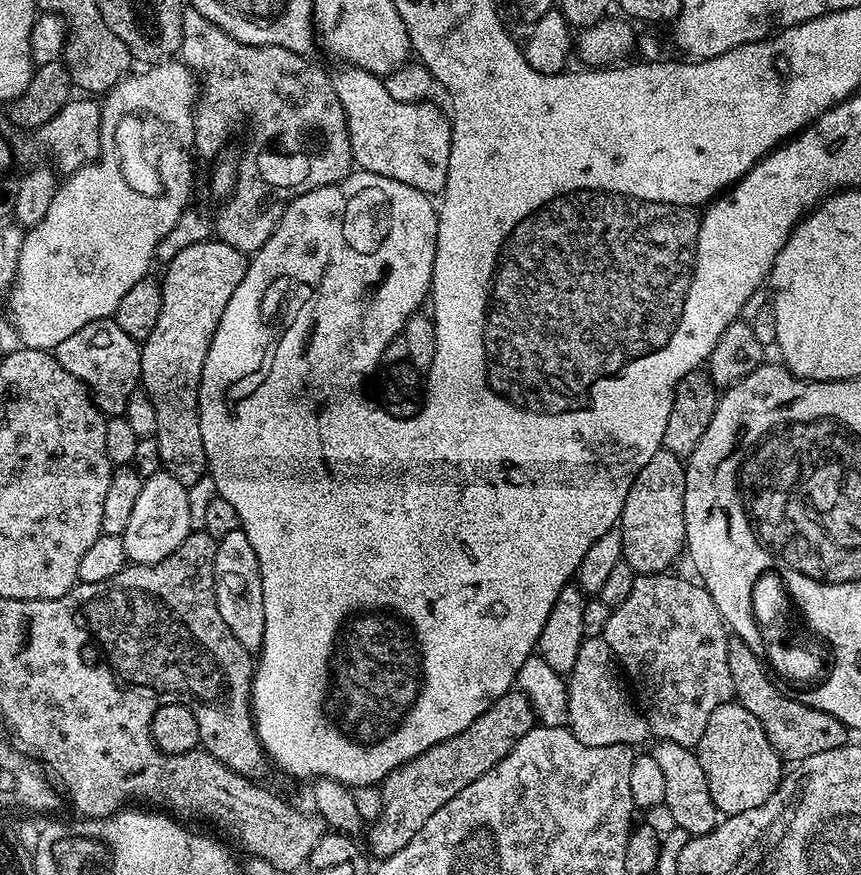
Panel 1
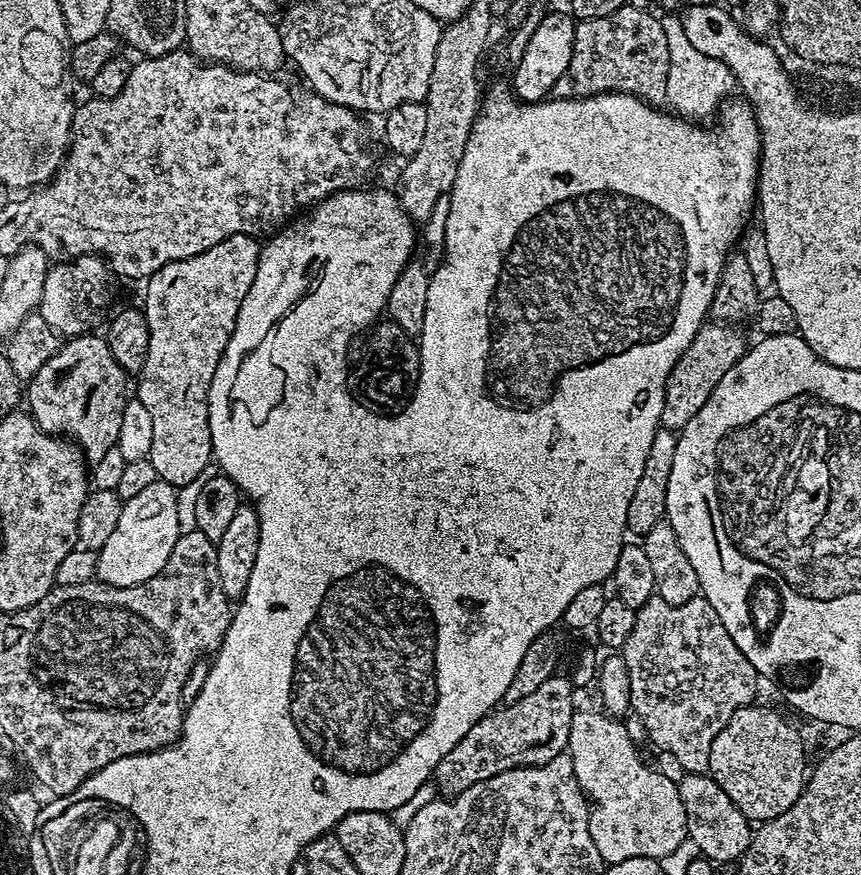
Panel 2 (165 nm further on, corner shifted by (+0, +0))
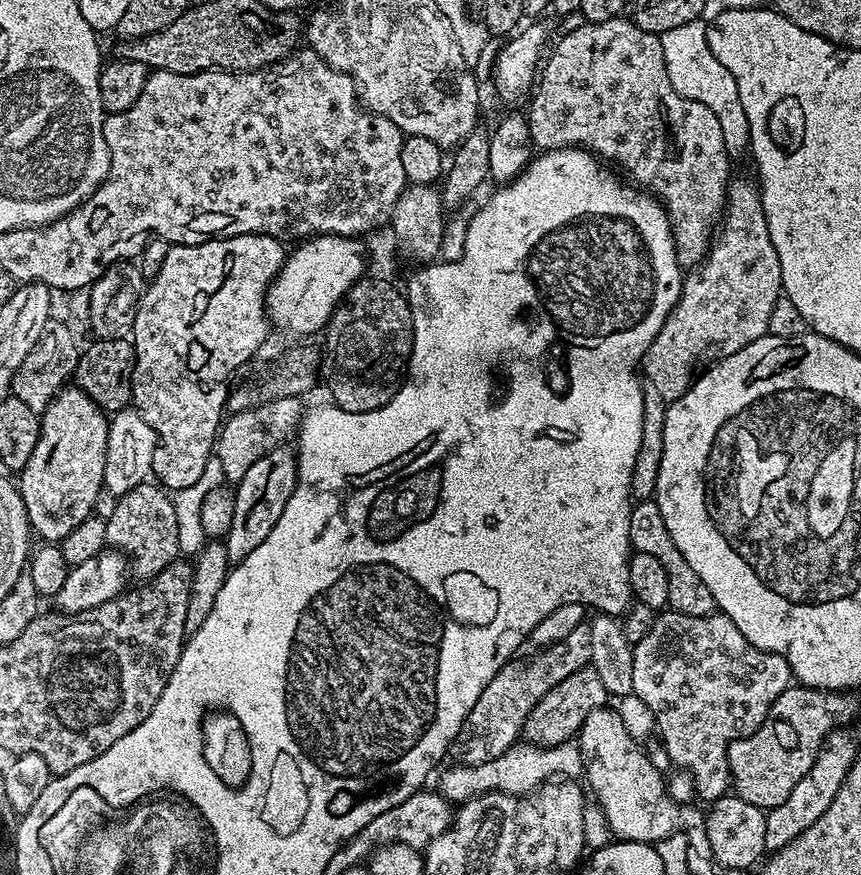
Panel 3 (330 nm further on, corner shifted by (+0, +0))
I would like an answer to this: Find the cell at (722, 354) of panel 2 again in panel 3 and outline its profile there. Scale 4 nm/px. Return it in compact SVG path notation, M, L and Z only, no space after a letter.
M751 175L738 176L728 185L728 205L723 210L718 231L701 259L705 260L692 273L689 271L685 275L680 301L672 307L672 313L646 350L642 361L643 375L644 372L648 375L647 383L662 394L665 402L682 398L701 370L726 359L730 354L738 354L738 350L750 346L750 342L768 335L774 302L778 302L782 295L782 266L778 262L778 250L774 250L774 242L770 240L770 228L766 226L761 187Z

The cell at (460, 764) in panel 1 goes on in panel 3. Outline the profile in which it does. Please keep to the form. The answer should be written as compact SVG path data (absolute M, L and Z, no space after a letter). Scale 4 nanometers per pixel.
M591 666L578 670L559 682L553 689L530 710L525 720L523 739L527 743L537 746L559 746L567 744L579 733L586 718L592 711L605 707L609 703L610 695L602 681L598 678L598 672Z

